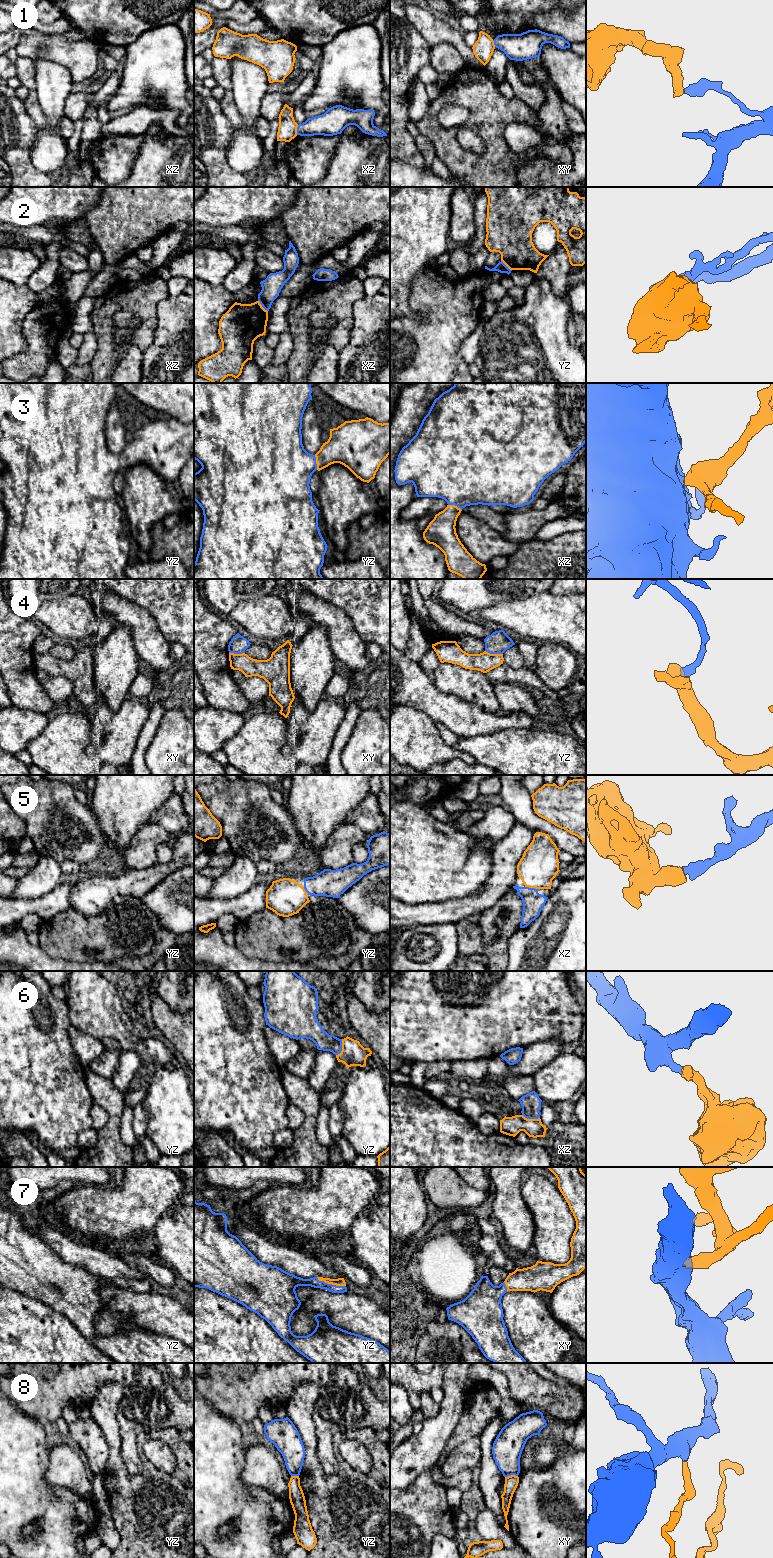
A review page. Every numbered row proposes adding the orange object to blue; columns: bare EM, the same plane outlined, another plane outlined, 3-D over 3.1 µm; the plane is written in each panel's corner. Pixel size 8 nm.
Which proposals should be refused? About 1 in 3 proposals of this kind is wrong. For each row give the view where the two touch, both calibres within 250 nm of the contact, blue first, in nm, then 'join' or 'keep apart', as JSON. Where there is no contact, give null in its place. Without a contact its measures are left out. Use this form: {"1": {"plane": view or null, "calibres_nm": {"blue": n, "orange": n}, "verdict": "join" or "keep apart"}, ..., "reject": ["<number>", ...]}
{"1": {"plane": "xz", "calibres_nm": {"blue": 190, "orange": 160}, "verdict": "keep apart"}, "2": {"plane": "xz", "calibres_nm": {"blue": 160, "orange": 320}, "verdict": "keep apart"}, "3": {"plane": "yz", "calibres_nm": {"blue": 440, "orange": 260}, "verdict": "join"}, "4": {"plane": "yz", "calibres_nm": {"blue": 180, "orange": 160}, "verdict": "keep apart"}, "5": {"plane": "xz", "calibres_nm": {"blue": 170, "orange": 300}, "verdict": "join"}, "6": {"plane": "yz", "calibres_nm": {"blue": 140, "orange": 190}, "verdict": "join"}, "7": {"plane": "yz", "calibres_nm": {"blue": 80, "orange": 60}, "verdict": "join"}, "8": {"plane": "xy", "calibres_nm": {"blue": 240, "orange": 110}, "verdict": "keep apart"}, "reject": ["1", "2", "4", "8"]}

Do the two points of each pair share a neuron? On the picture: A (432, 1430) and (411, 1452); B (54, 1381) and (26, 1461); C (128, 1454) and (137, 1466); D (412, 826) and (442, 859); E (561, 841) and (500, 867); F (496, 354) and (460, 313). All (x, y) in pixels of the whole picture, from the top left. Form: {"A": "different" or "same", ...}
{"A": "same", "B": "different", "C": "same", "D": "same", "E": "different", "F": "different"}

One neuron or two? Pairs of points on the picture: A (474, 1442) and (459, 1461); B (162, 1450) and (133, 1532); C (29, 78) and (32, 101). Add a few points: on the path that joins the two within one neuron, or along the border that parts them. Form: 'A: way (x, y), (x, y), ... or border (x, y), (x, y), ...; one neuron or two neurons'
A: way (472, 1447), (464, 1456); one neuron
B: border (146, 1457), (160, 1470), (172, 1471), (176, 1467); two neurons
C: border (34, 89), (29, 91); two neurons

